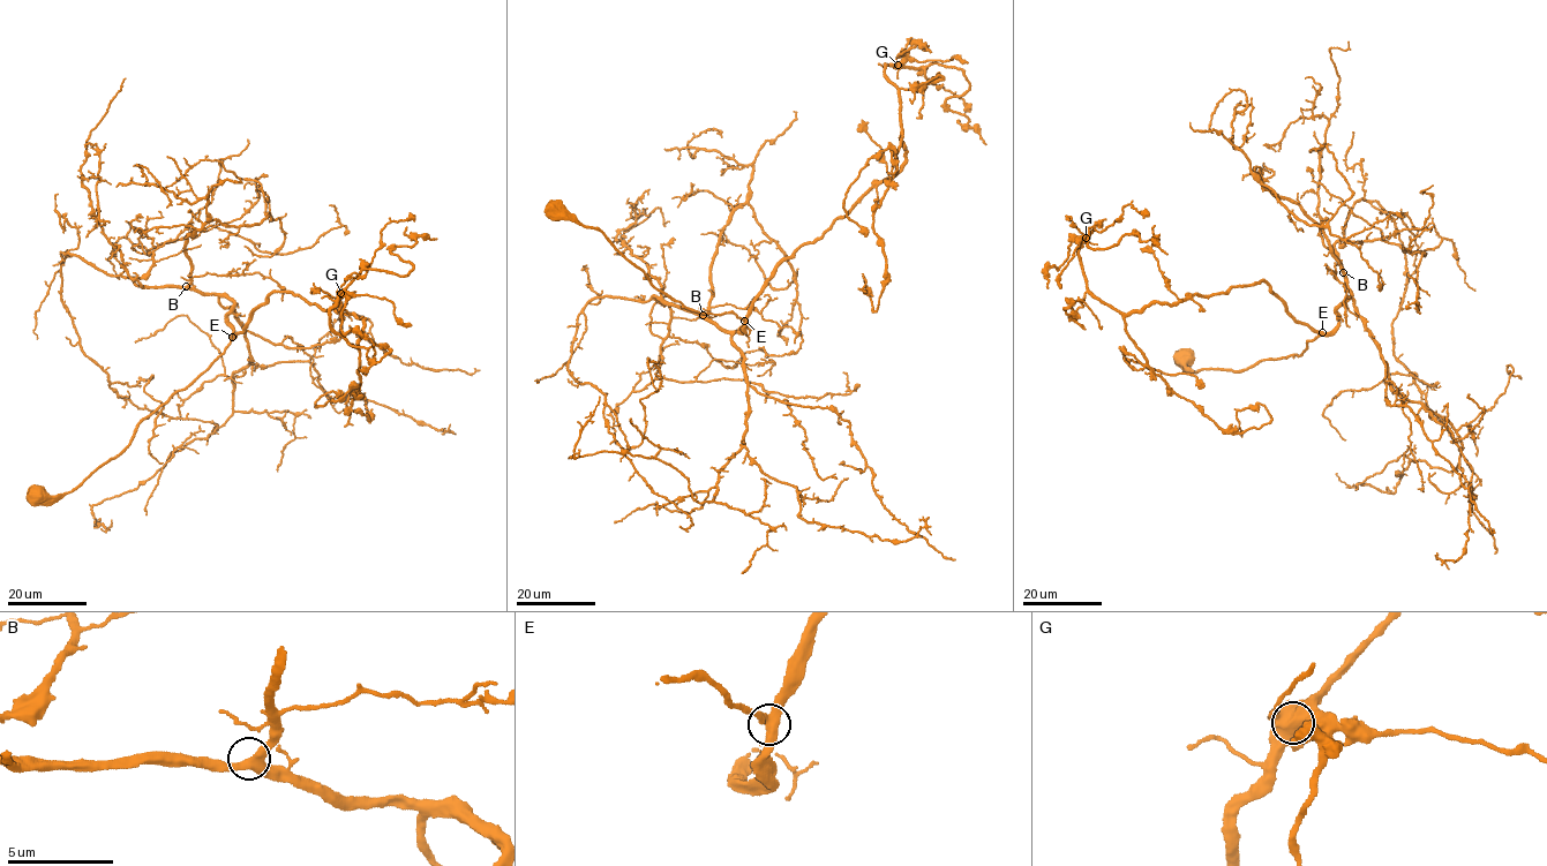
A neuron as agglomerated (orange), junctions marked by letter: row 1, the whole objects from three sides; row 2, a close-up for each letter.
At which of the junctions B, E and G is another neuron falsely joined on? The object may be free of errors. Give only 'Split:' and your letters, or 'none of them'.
Split: none of them

